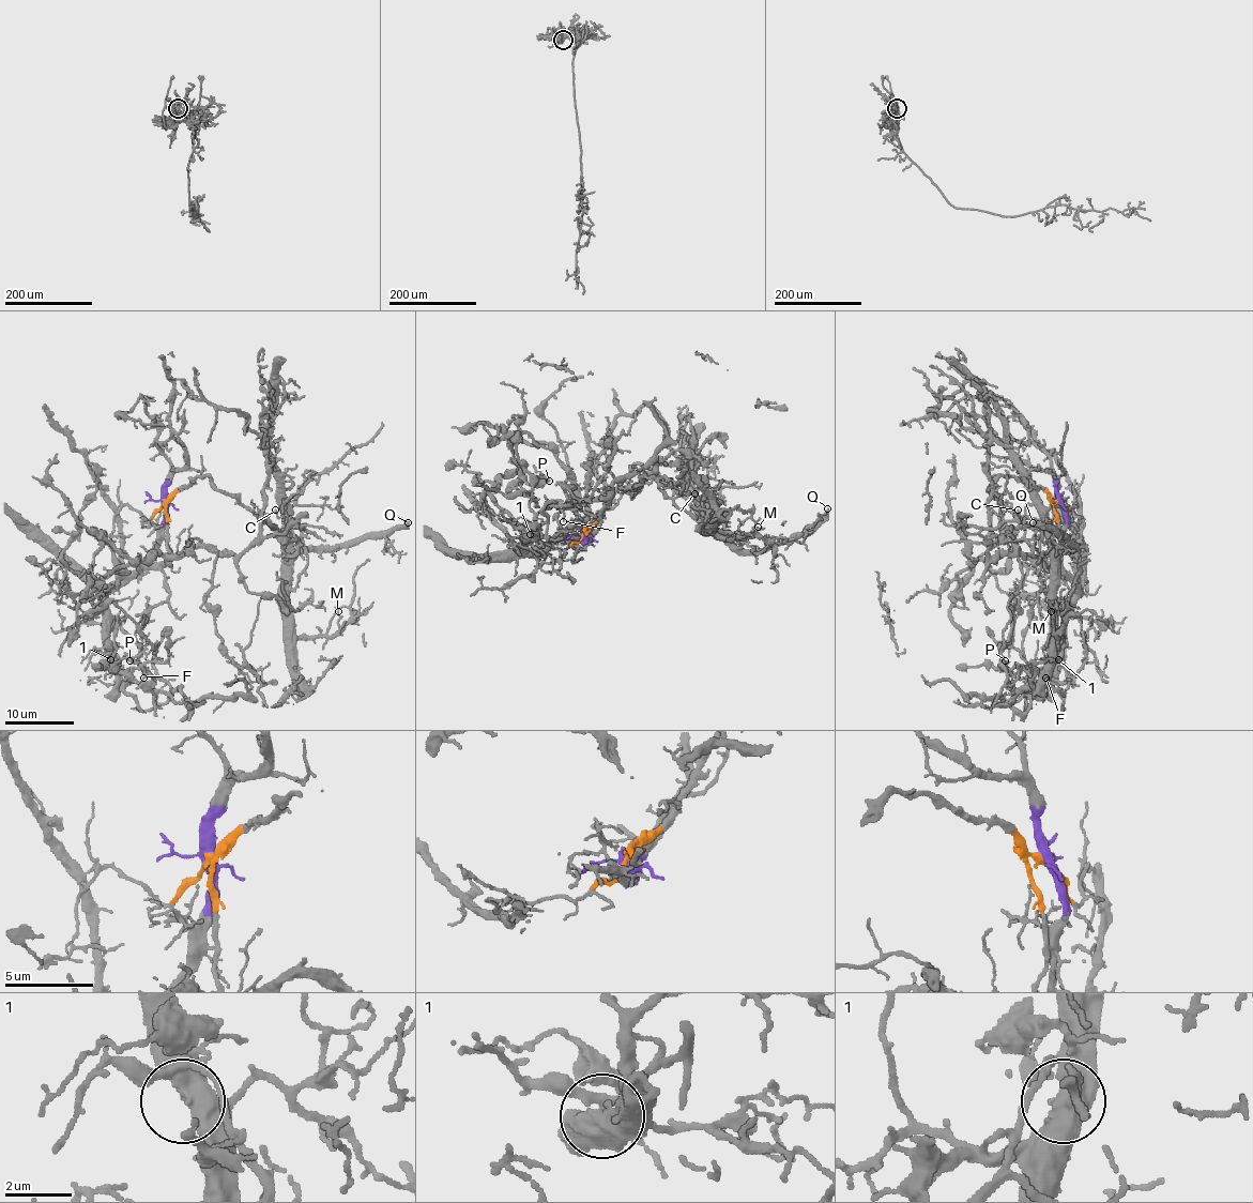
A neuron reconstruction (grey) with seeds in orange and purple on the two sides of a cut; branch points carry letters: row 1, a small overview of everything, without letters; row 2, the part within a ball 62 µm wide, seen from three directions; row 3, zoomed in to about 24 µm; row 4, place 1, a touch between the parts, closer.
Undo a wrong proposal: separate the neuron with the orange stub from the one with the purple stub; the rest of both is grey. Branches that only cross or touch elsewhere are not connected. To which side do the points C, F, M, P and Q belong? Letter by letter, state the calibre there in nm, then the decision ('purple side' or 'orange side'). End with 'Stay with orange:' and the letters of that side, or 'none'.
C: 90 nm thick; orange side
F: 130 nm thick; purple side
M: 90 nm thick; orange side
P: 110 nm thick; purple side
Q: 380 nm thick; orange side
Stay with orange: C, M, Q

